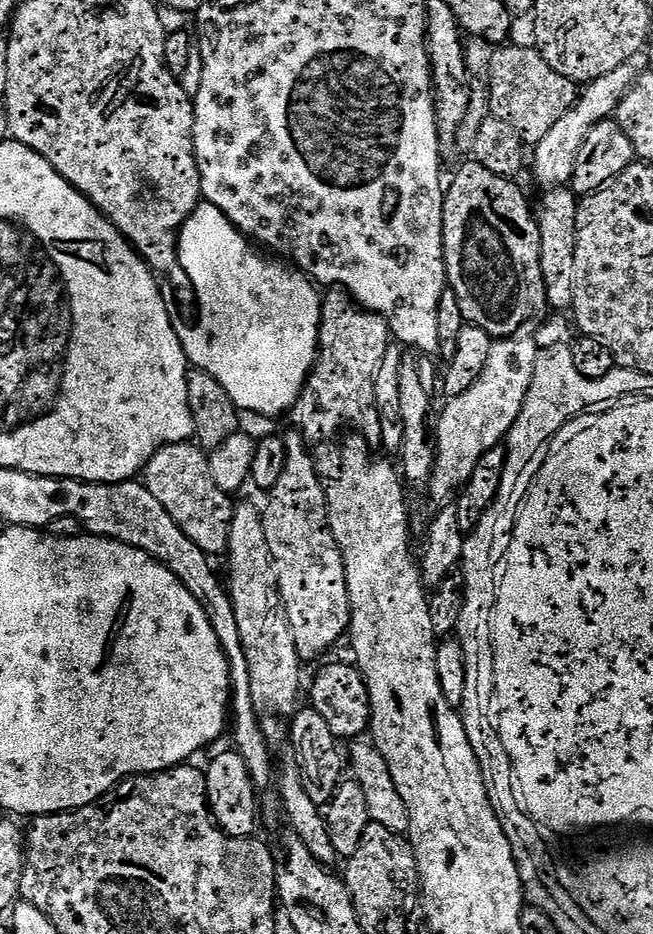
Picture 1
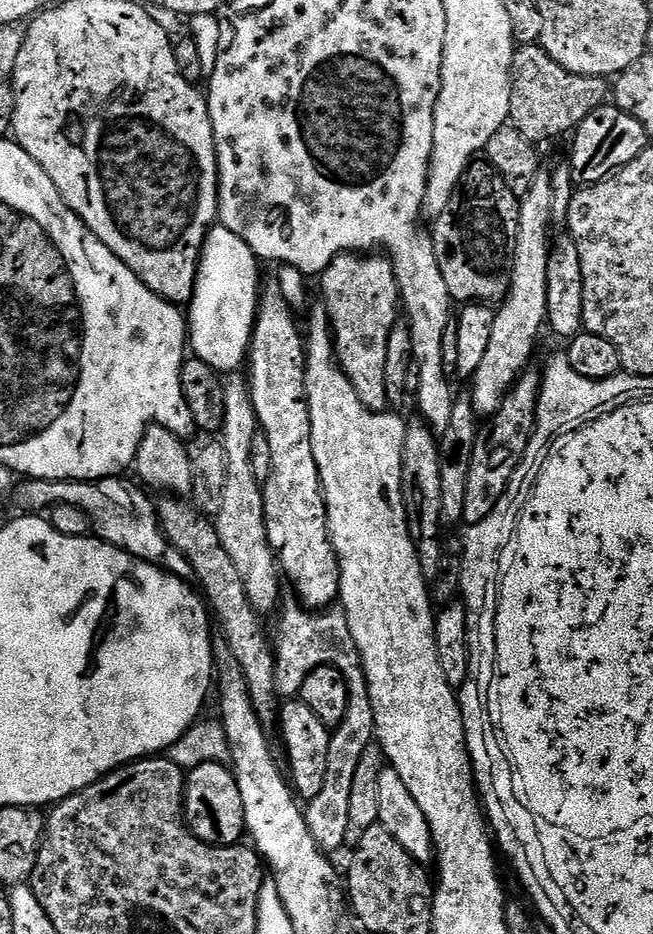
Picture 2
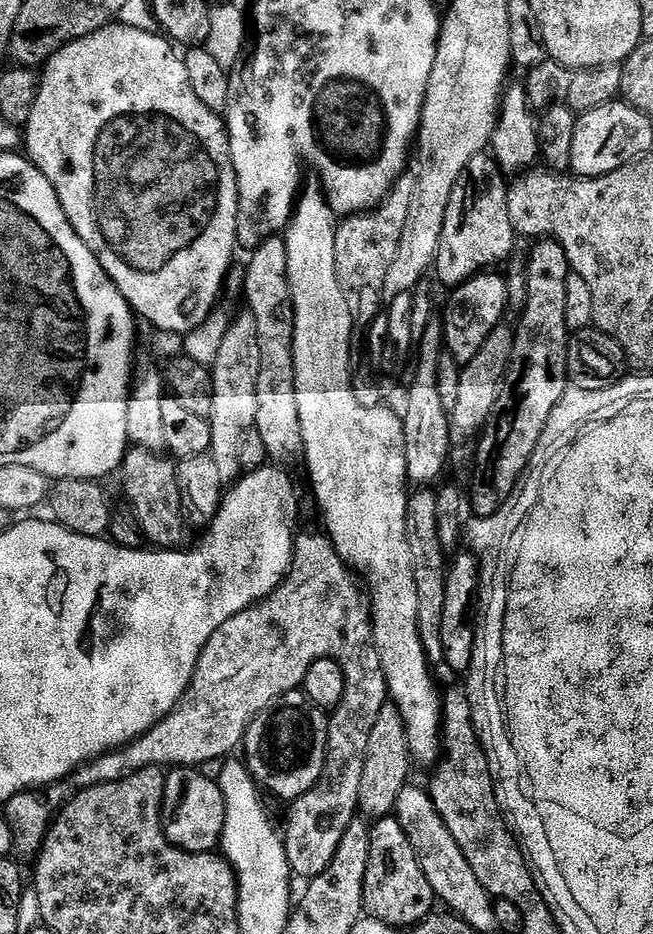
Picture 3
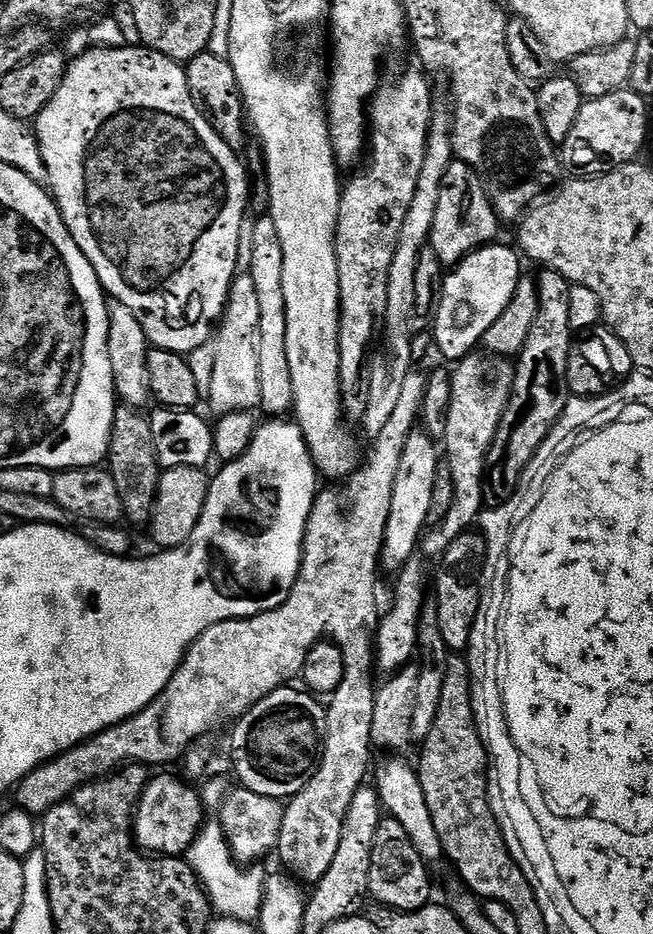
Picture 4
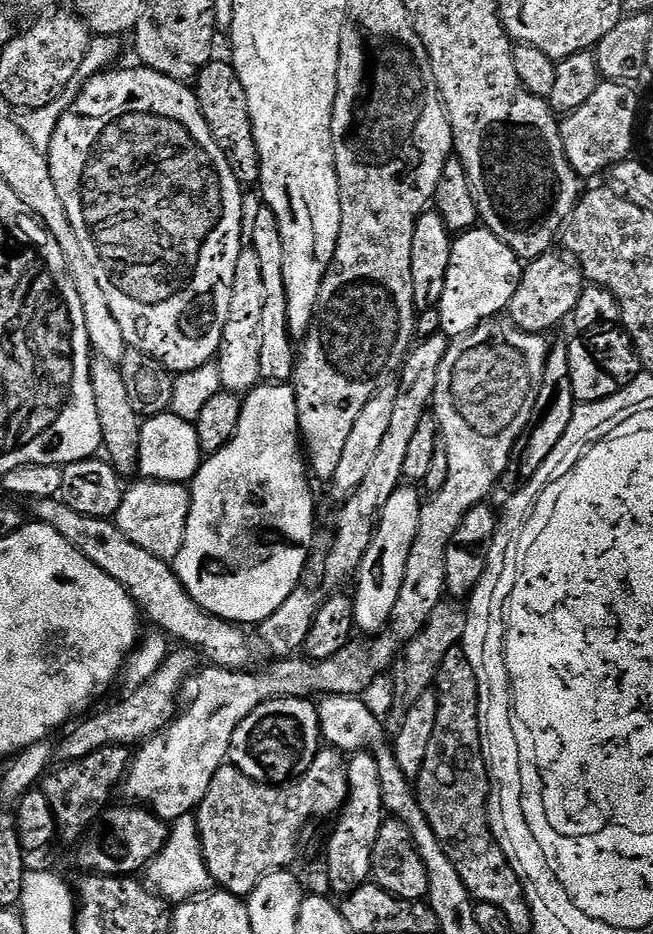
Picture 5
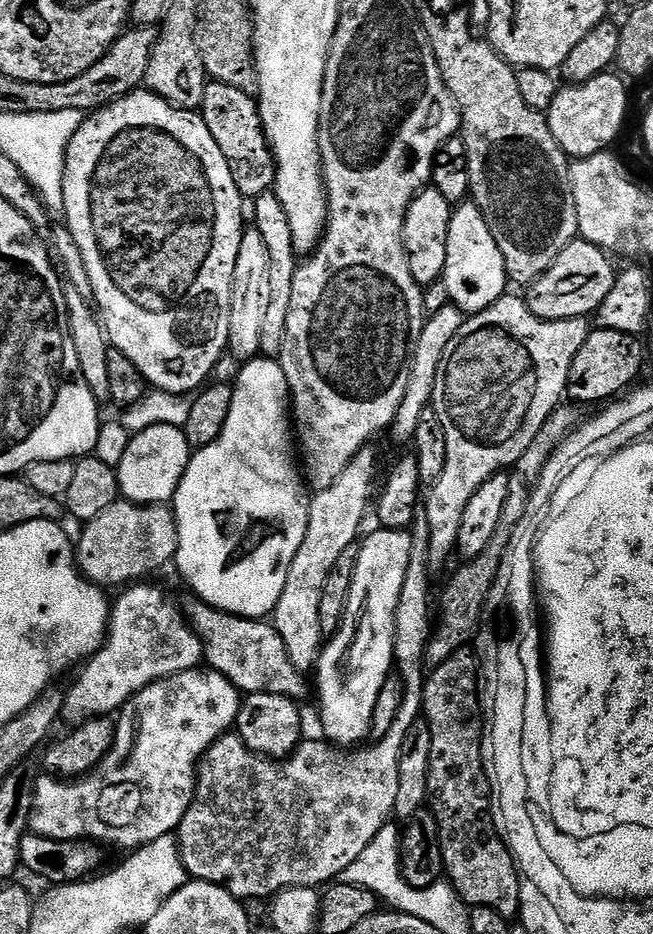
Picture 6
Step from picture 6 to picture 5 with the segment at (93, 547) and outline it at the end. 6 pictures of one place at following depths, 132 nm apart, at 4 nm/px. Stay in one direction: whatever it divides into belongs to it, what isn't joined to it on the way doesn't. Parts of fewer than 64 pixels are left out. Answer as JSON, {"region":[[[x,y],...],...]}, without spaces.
{"region":[[[137,479],[137,484],[125,487],[122,506],[118,506],[114,523],[120,527],[122,534],[134,542],[134,546],[142,546],[142,550],[150,550],[154,558],[175,561],[178,550],[182,550],[182,542],[186,538],[186,522],[190,518],[190,502],[192,494],[187,483],[175,484],[165,480]]]}

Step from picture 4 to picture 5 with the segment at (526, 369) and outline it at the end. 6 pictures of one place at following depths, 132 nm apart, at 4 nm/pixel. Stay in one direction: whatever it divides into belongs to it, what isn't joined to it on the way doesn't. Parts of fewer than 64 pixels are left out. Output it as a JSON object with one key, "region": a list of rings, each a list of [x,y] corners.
{"region":[[[564,342],[553,343],[548,349],[546,366],[542,374],[542,386],[538,390],[538,398],[534,402],[530,422],[524,428],[523,434],[516,439],[516,445],[510,454],[506,470],[500,476],[499,487],[505,488],[505,493],[517,492],[530,482],[530,478],[534,478],[538,466],[542,466],[543,460],[550,455],[550,450],[554,450],[554,446],[562,443],[562,434],[566,434],[566,426],[570,426],[570,418],[576,406],[574,390],[570,386],[568,345]]]}

